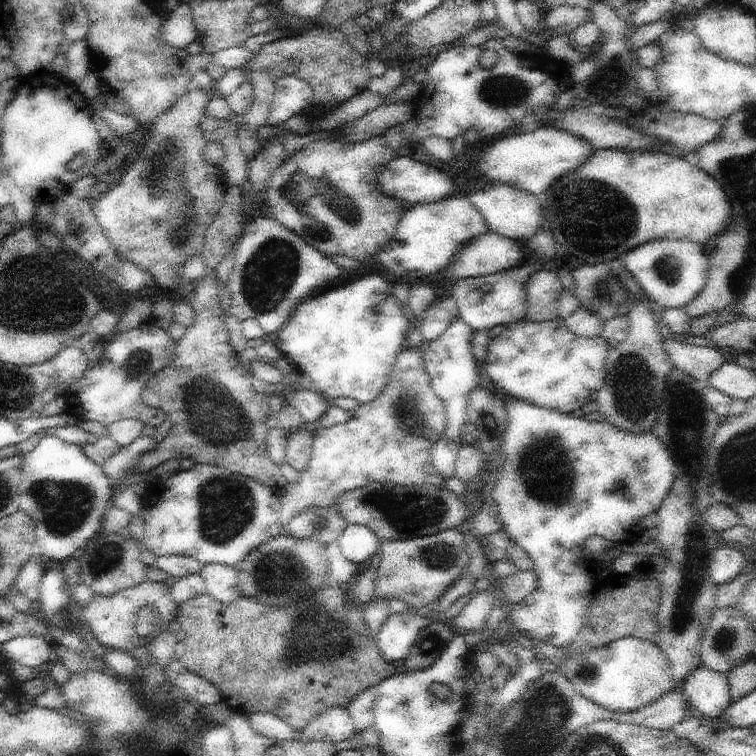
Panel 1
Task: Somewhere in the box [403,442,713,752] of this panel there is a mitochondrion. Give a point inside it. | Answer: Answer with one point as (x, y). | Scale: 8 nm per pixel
(695, 562)

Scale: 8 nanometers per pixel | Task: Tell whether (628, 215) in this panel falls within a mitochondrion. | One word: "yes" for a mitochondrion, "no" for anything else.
yes

